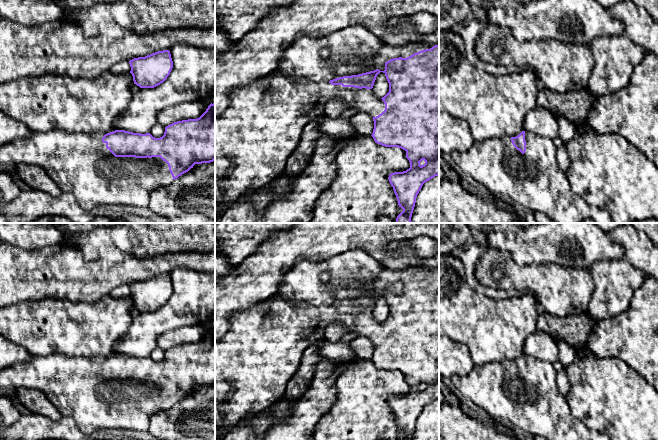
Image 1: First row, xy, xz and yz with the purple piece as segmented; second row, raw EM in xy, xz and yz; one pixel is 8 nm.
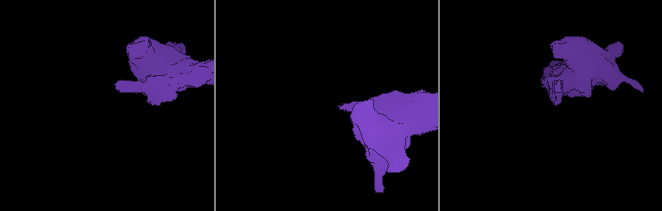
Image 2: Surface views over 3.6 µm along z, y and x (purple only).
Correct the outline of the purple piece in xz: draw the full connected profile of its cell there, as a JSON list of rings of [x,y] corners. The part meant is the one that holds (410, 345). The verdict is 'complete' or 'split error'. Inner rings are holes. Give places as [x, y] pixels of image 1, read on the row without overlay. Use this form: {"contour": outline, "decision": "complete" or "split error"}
{"contour": [[[435,269],[430,273],[425,273],[414,277],[407,282],[393,282],[385,286],[384,295],[376,293],[374,295],[358,299],[339,301],[330,304],[329,306],[321,305],[315,307],[311,304],[290,303],[275,294],[267,300],[261,301],[247,309],[232,313],[229,316],[229,320],[230,330],[220,340],[215,342],[215,440],[217,440],[218,436],[222,435],[224,431],[228,431],[233,427],[237,427],[241,421],[246,419],[250,414],[262,412],[269,408],[276,401],[281,399],[285,395],[288,383],[293,379],[300,368],[301,360],[305,350],[313,344],[323,341],[326,327],[335,321],[342,323],[346,327],[348,333],[355,333],[357,336],[367,337],[373,342],[374,353],[371,360],[377,368],[385,371],[398,371],[406,375],[406,382],[410,386],[410,392],[403,396],[391,397],[388,401],[396,419],[398,429],[403,433],[403,435],[398,440],[412,440],[417,419],[423,408],[439,399],[439,269]],[[380,296],[385,298],[389,307],[389,316],[382,322],[375,321],[372,317],[374,306]]], "decision": "split error"}

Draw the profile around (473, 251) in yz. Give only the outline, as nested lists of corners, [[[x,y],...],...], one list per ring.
[[[473,239],[467,244],[464,248],[463,254],[460,257],[464,267],[467,283],[472,287],[476,292],[486,295],[495,300],[502,300],[508,297],[520,297],[523,295],[532,295],[533,292],[530,290],[510,290],[506,291],[503,289],[495,289],[488,286],[483,286],[476,278],[475,268],[479,258],[489,249],[490,247],[485,242],[479,244]]]

